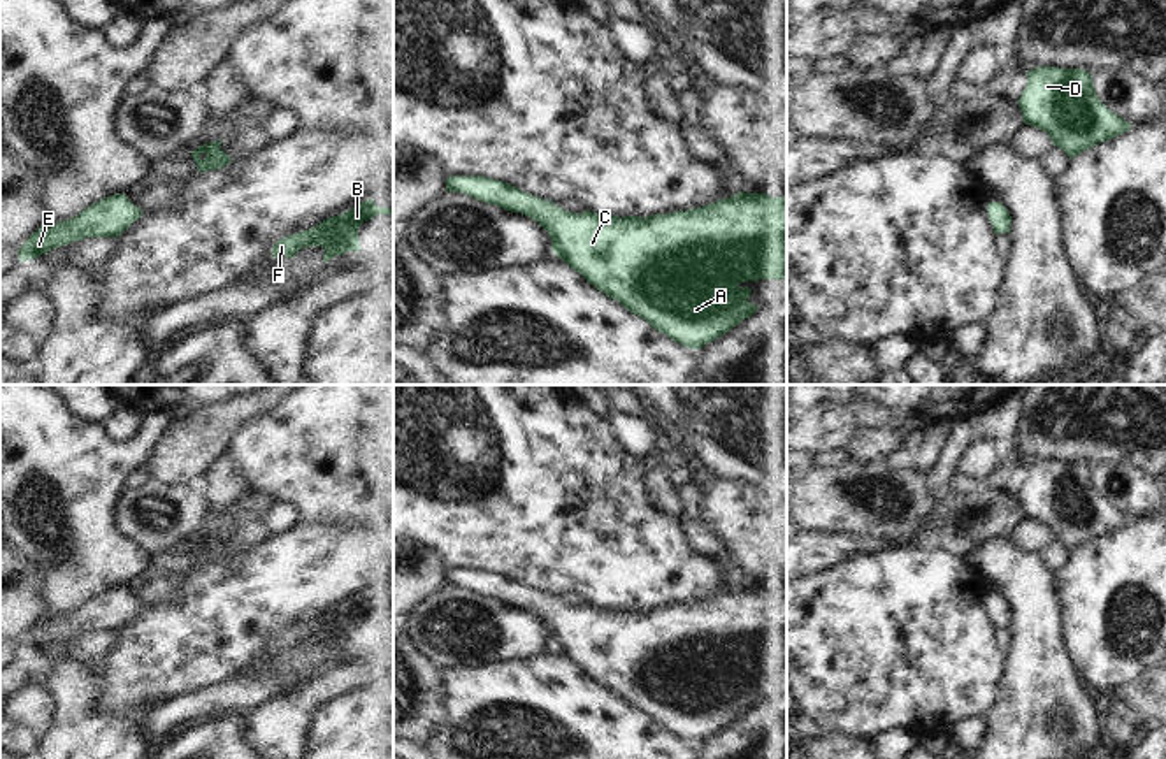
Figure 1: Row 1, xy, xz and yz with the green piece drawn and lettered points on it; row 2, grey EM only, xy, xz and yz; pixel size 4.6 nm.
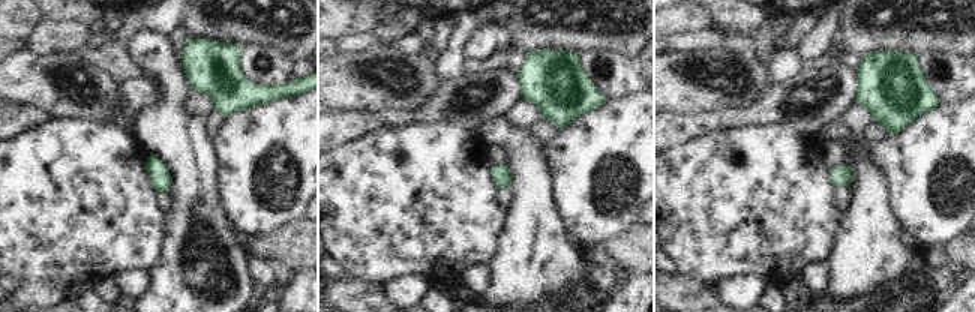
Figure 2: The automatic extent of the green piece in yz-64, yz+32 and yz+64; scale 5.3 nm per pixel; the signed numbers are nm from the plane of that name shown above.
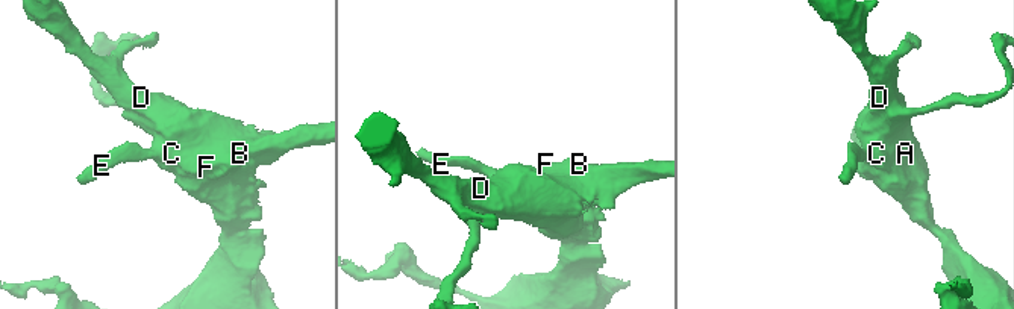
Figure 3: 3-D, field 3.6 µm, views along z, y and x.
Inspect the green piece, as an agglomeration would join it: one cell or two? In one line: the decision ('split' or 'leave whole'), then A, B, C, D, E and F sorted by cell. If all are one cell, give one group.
leave whole; groups A B C D E F

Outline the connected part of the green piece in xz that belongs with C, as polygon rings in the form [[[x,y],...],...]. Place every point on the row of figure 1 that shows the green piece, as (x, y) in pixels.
[[[450,176],[446,192],[460,192],[476,200],[499,206],[511,213],[522,213],[537,221],[551,239],[551,251],[569,267],[578,271],[590,285],[620,302],[627,311],[646,320],[655,330],[673,341],[699,350],[727,334],[759,307],[752,304],[746,281],[787,279],[787,195],[745,193],[716,200],[713,204],[676,211],[669,214],[623,216],[579,214],[564,211],[551,200],[543,200],[520,188],[485,176]]]

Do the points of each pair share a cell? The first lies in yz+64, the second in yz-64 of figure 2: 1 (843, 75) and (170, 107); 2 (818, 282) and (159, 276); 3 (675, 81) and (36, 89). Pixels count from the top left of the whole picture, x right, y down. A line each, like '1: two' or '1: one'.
1: two
2: two
3: one

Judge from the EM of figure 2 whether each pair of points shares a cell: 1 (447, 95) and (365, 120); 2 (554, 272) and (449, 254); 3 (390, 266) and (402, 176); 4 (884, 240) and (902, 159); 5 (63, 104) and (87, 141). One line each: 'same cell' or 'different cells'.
1: same cell
2: different cells
3: same cell
4: different cells
5: different cells

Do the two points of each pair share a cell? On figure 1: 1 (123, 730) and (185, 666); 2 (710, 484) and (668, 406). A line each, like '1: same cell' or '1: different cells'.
1: different cells
2: different cells

